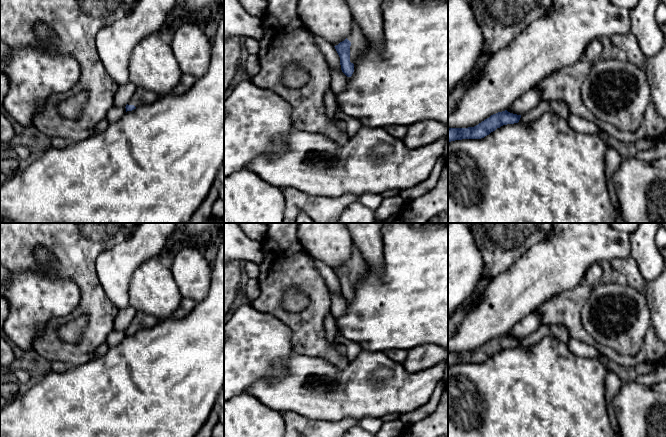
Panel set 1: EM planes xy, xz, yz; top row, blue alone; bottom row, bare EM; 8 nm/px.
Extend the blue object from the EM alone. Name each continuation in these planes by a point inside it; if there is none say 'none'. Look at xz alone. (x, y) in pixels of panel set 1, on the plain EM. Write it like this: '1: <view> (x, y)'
1: xz (358, 265)

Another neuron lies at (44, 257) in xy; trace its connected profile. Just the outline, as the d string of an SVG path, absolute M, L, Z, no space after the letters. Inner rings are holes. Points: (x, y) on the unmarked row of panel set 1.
M37 247L34 256L38 263L45 267L59 267L59 262L50 250Z

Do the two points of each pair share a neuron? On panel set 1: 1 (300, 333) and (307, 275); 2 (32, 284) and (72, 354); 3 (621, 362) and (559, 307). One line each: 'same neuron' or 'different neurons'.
1: same neuron
2: different neurons
3: same neuron

